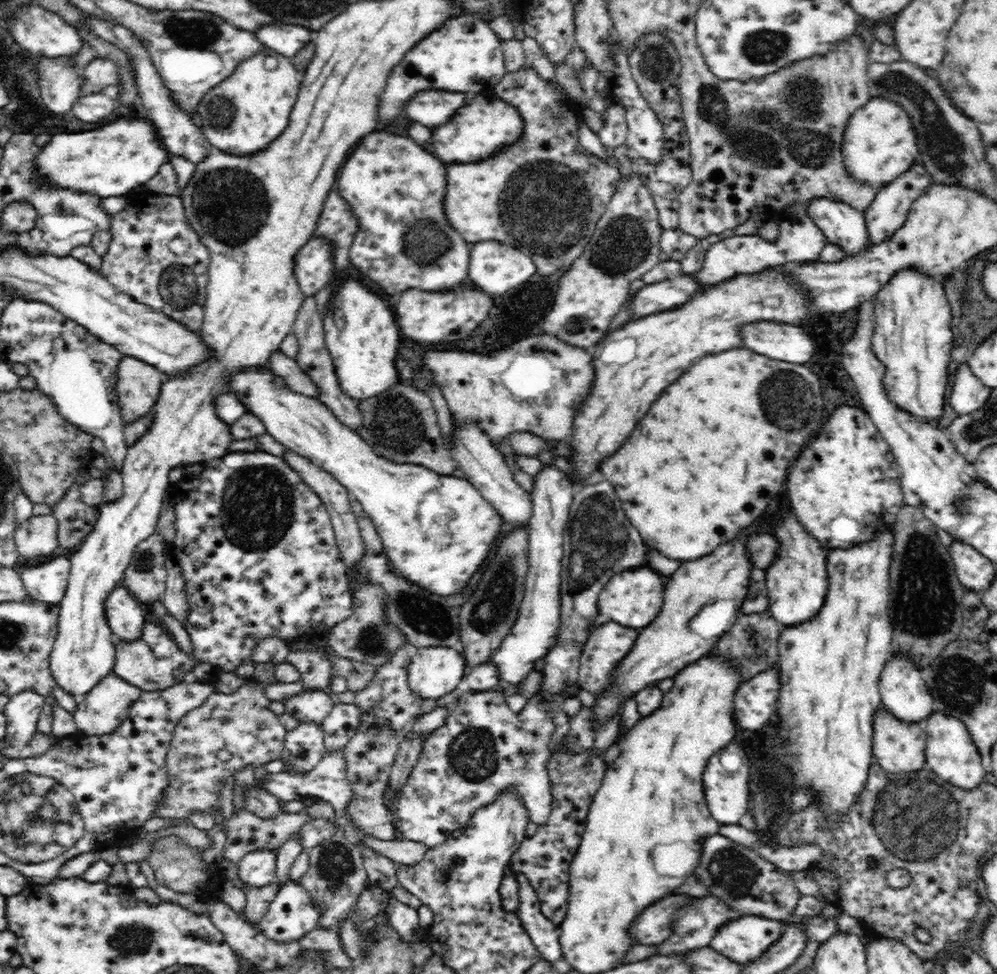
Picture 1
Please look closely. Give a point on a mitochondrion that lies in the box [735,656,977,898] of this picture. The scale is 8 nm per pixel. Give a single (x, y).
(916, 819)

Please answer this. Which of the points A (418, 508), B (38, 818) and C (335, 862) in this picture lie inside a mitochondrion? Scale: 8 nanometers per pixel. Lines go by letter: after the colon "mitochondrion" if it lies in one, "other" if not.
A: other
B: mitochondrion
C: mitochondrion

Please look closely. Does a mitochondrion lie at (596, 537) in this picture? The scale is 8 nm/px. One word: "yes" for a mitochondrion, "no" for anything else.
yes

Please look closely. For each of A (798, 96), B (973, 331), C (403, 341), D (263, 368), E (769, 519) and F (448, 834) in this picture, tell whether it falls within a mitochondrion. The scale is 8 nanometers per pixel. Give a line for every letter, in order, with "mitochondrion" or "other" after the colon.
A: mitochondrion
B: other
C: other
D: other
E: other
F: other

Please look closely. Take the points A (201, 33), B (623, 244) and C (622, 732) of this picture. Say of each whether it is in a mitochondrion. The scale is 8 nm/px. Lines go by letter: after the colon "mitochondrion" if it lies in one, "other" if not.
A: mitochondrion
B: mitochondrion
C: other

